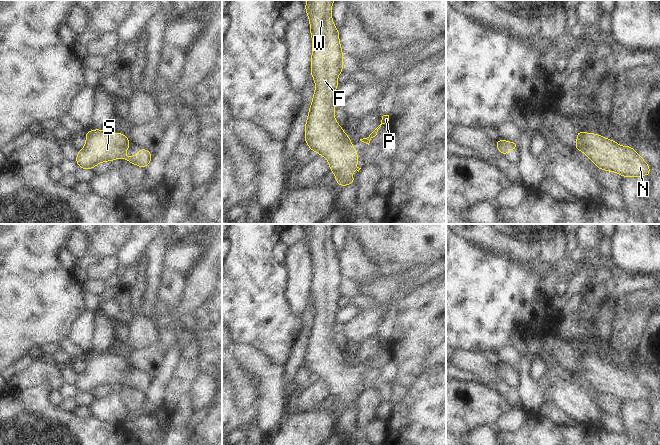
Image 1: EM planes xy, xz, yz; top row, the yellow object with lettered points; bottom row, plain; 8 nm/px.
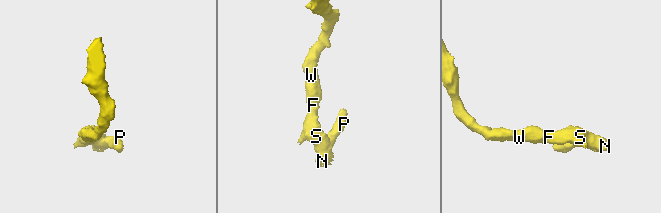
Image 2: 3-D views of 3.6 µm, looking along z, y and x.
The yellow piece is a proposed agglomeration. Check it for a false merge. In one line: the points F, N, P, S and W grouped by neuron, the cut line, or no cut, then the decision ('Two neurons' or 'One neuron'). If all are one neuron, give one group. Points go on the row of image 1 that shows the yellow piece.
Groups: F N P S W. No split. One neuron

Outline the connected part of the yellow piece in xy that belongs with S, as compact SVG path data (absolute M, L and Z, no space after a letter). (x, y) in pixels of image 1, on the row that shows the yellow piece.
M102 129L85 133L87 138L83 149L78 151L75 162L82 169L93 169L98 163L122 158L123 161L146 168L152 159L152 153L145 148L133 157L125 157L127 148L131 146L127 136L122 133L106 133Z

